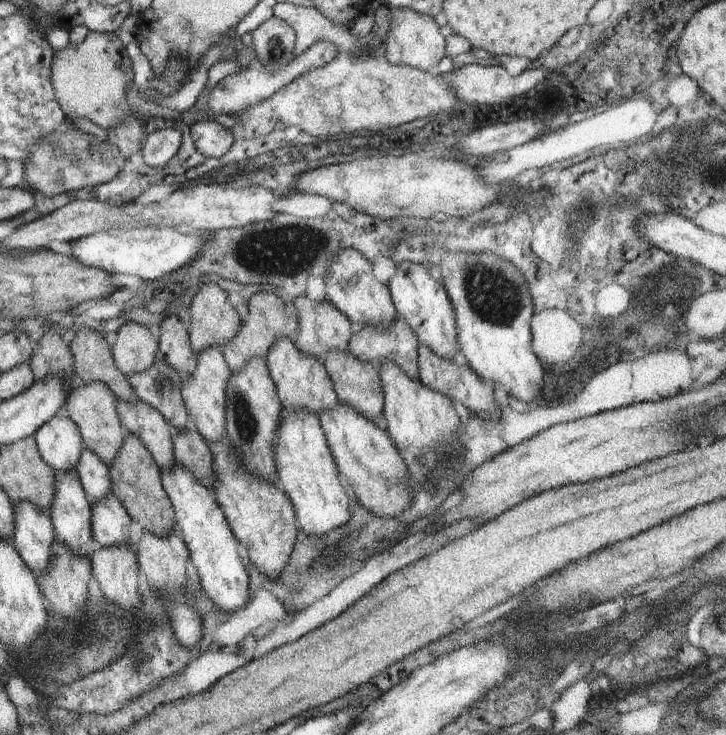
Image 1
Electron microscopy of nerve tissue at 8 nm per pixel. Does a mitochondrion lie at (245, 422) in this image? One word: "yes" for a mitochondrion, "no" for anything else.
yes

